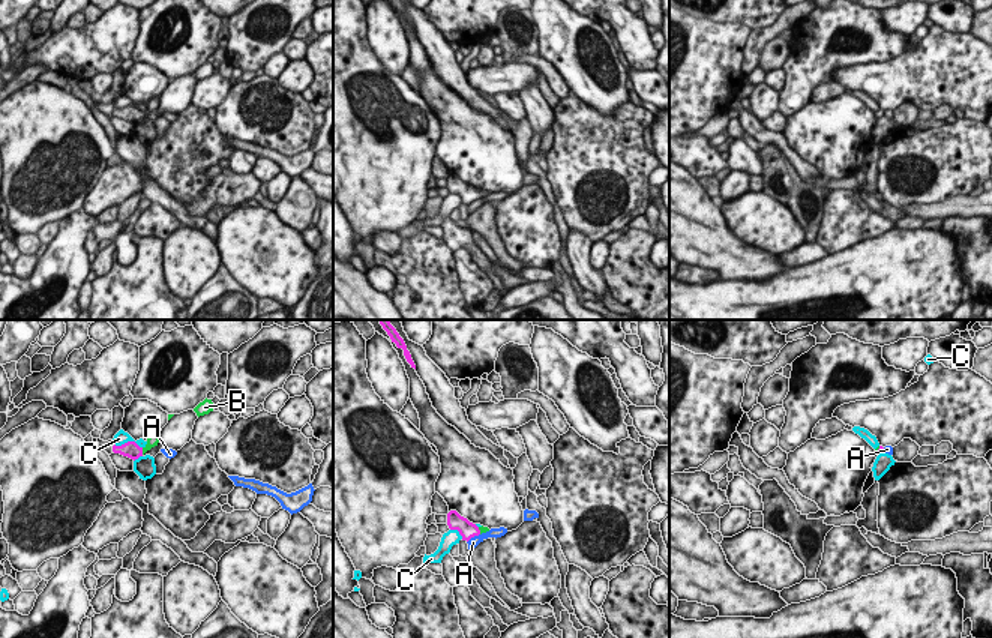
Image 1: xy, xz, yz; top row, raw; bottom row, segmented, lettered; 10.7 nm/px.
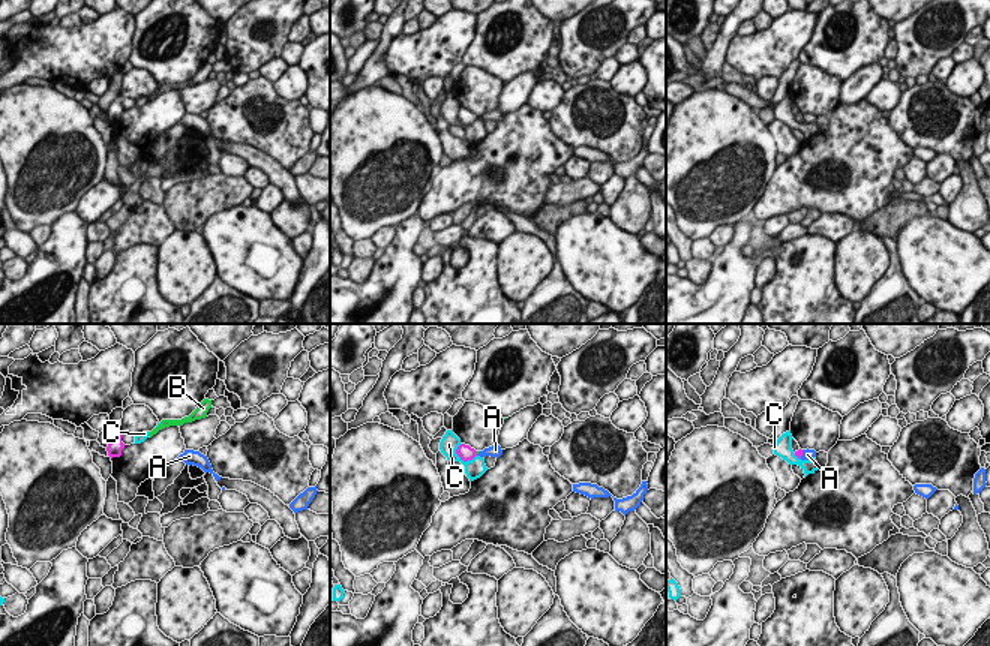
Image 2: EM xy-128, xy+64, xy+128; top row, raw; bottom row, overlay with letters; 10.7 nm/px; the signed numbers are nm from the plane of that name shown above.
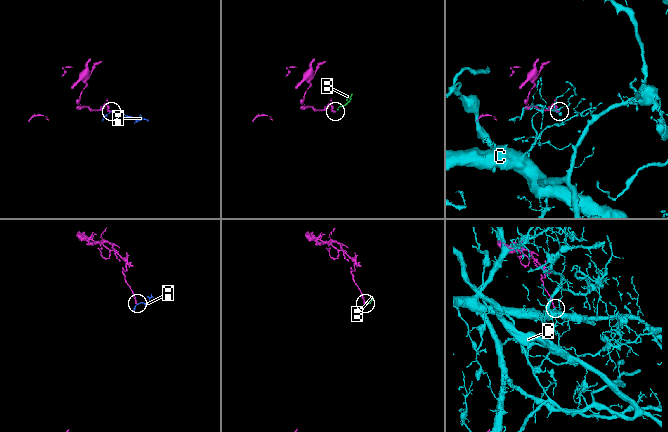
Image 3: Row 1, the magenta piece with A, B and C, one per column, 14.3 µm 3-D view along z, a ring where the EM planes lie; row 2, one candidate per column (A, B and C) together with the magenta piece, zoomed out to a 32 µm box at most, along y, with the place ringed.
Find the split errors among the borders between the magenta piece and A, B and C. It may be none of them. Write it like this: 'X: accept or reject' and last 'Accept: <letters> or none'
A: reject
B: accept
C: reject
Accept: B

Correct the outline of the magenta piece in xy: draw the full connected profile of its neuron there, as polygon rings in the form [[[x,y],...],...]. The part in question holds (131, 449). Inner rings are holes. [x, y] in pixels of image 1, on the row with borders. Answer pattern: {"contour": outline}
{"contour": [[[152,434],[147,438],[147,444],[144,447],[140,447],[135,441],[128,441],[122,446],[113,446],[113,452],[114,453],[120,453],[123,456],[128,456],[131,459],[138,459],[140,456],[143,456],[147,450],[150,450],[152,447],[158,446],[159,443],[159,434]]]}

